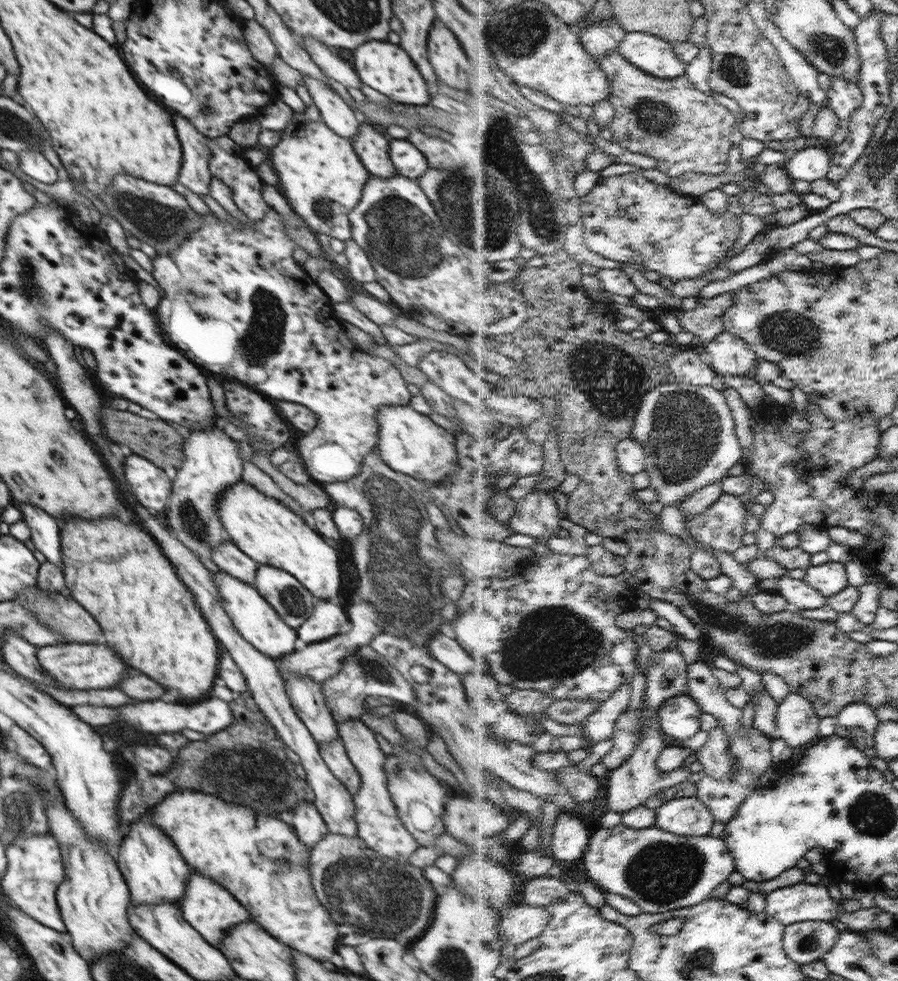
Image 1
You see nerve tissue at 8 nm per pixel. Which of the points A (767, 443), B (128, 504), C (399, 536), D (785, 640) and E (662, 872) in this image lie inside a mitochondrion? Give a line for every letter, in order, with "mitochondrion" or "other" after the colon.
A: other
B: other
C: mitochondrion
D: mitochondrion
E: mitochondrion

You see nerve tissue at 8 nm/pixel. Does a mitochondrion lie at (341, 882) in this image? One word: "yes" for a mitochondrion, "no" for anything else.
yes

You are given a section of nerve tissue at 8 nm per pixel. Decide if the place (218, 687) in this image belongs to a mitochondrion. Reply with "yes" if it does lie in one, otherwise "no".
no

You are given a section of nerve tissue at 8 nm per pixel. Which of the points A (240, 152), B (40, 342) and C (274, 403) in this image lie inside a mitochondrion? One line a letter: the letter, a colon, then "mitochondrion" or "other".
A: other
B: other
C: other

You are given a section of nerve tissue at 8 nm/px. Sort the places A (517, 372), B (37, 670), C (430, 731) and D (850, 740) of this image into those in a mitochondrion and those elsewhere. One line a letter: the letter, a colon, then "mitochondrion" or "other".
A: other
B: other
C: other
D: other

